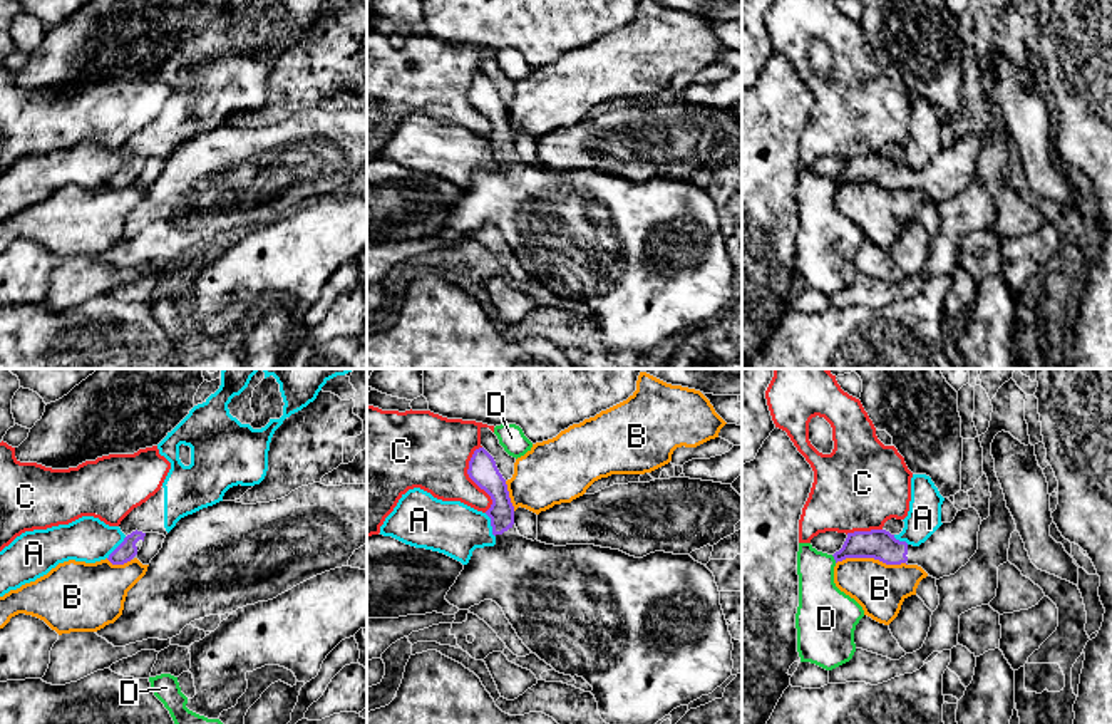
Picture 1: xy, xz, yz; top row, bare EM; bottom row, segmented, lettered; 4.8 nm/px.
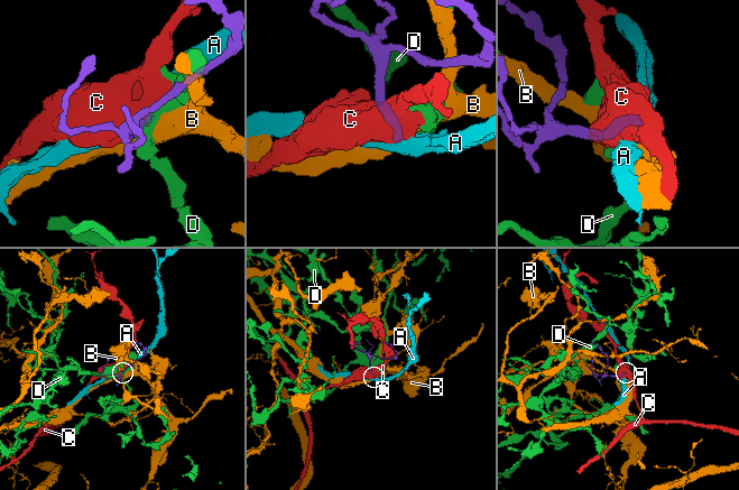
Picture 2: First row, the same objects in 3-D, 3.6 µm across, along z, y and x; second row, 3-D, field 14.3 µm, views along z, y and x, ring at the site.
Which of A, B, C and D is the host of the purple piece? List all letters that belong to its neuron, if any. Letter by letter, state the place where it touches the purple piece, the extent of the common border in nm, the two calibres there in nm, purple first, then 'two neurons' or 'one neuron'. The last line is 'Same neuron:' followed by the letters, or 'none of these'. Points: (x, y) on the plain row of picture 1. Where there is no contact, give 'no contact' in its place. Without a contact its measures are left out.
A: contact xz (491, 149); length 130 nm; calibres 130 and 260 nm; two neurons
B: contact yz (871, 181); length 340 nm; calibres 150 and 240 nm; two neurons
C: contact xz (473, 104); length 320 nm; calibres 140 and 360 nm; two neurons
D: contact yz (834, 183); length 50 nm; calibres 150 and 240 nm; two neurons
Same neuron: none of these

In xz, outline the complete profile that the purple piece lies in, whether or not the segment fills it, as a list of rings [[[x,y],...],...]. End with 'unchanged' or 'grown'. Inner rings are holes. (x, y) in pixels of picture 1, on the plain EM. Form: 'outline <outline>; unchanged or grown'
outline [[[484,72],[474,75],[467,99],[492,124],[486,139],[491,142],[496,169],[472,176],[445,225],[459,235],[469,235],[484,225],[496,226],[533,278],[556,297],[583,302],[593,312],[591,318],[606,349],[645,355],[673,334],[712,318],[732,300],[732,260],[720,230],[715,201],[705,189],[690,179],[655,176],[635,183],[620,174],[595,169],[554,171],[528,164],[514,149],[514,131],[506,104]]]; grown

